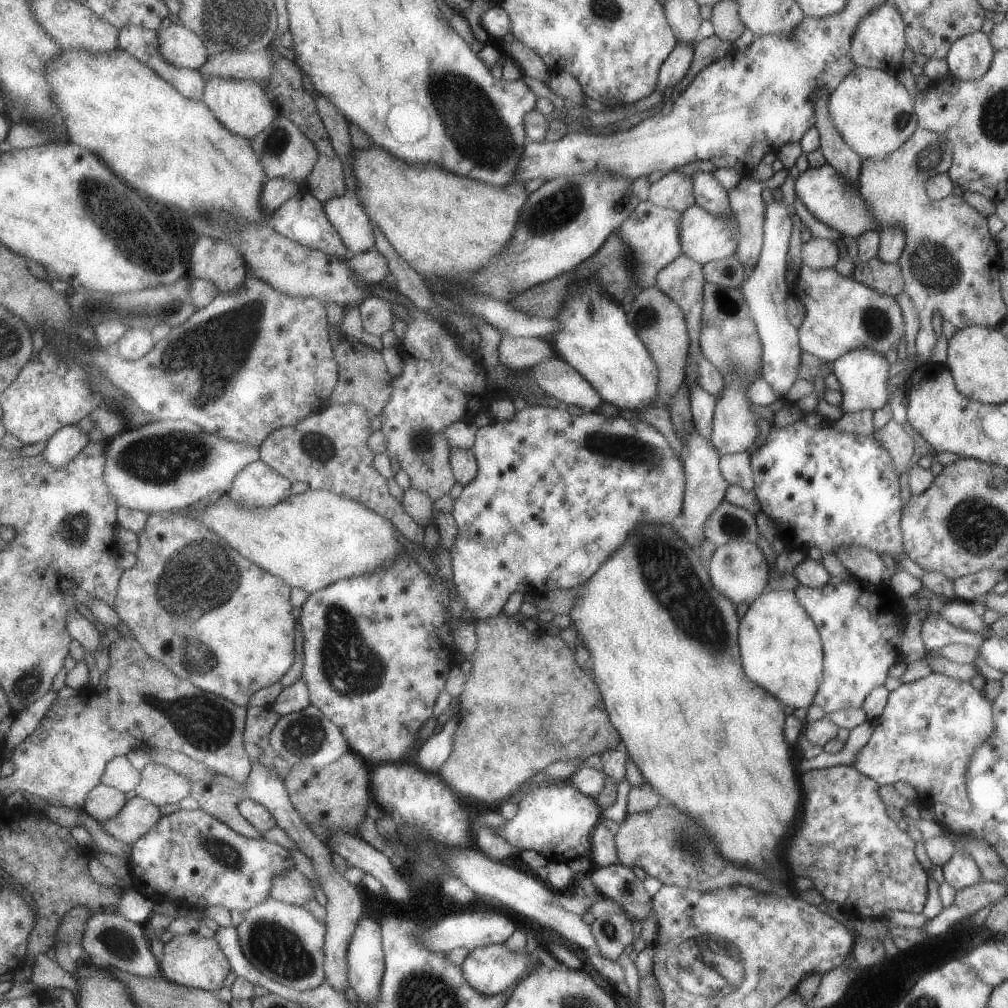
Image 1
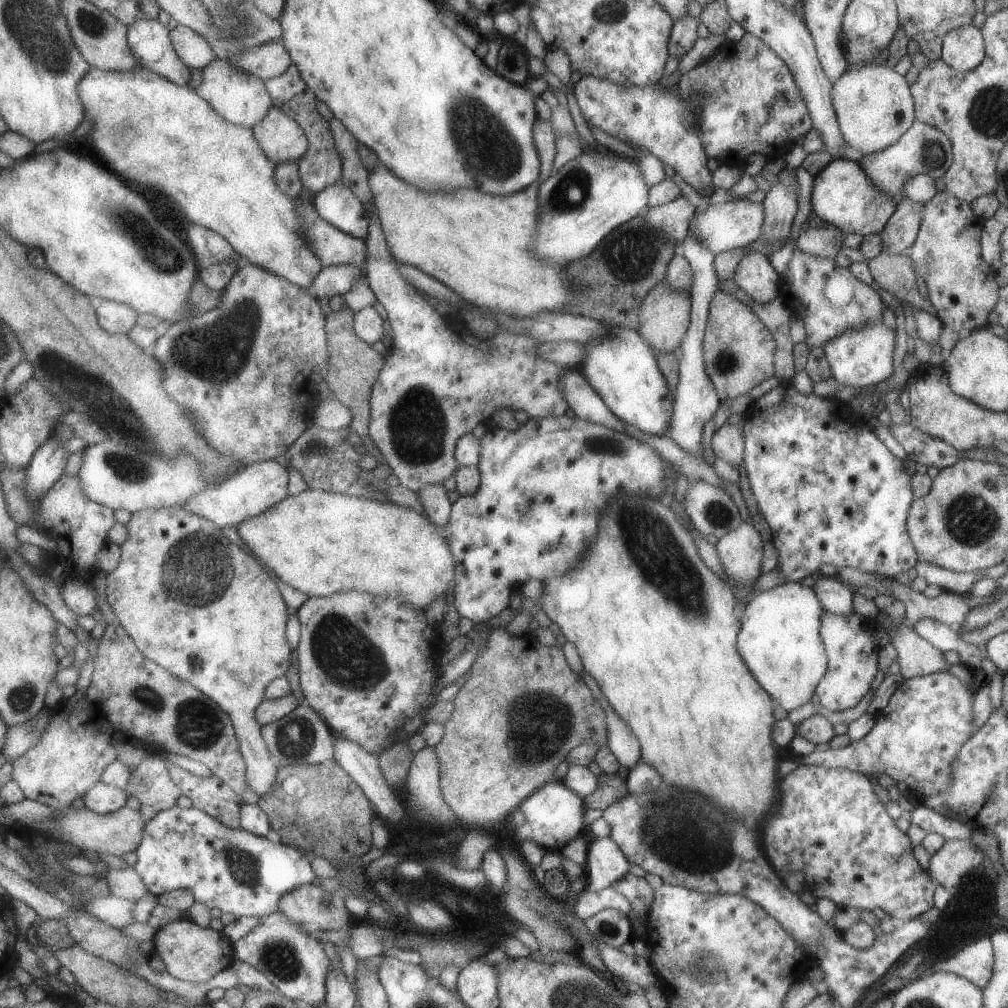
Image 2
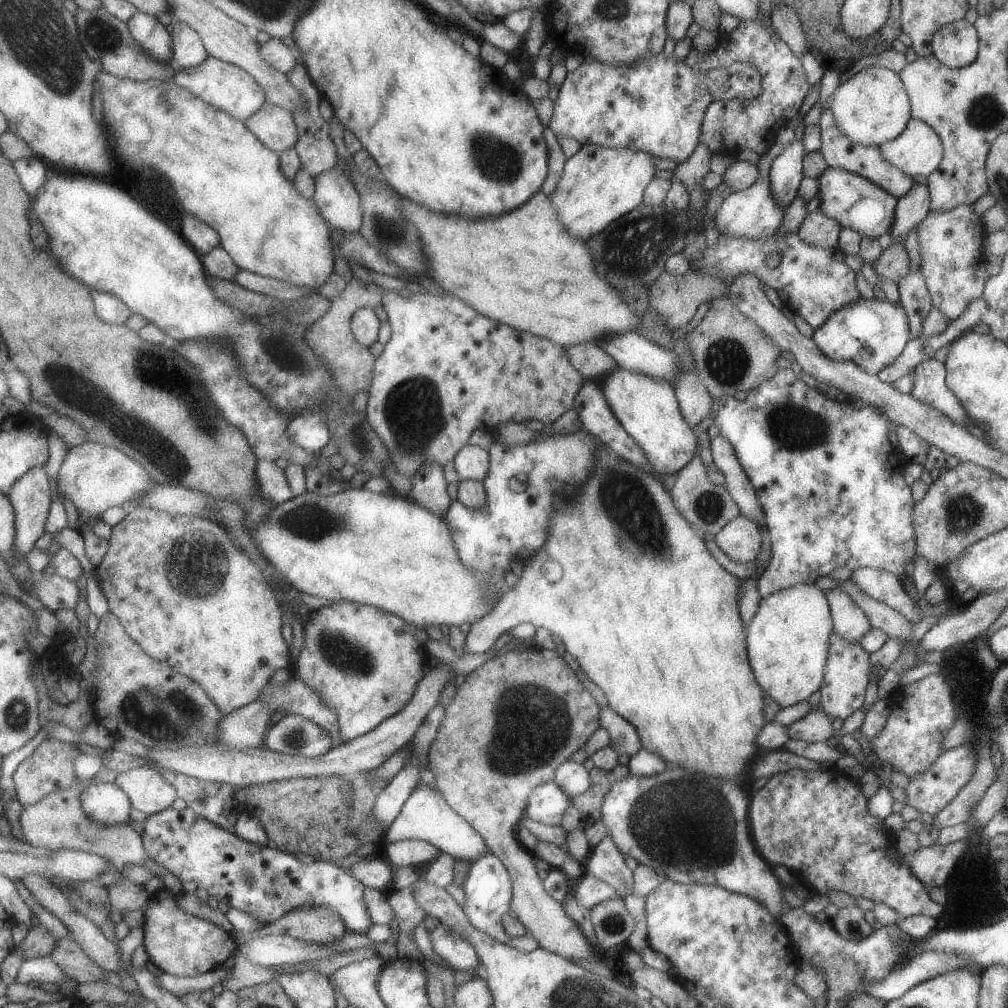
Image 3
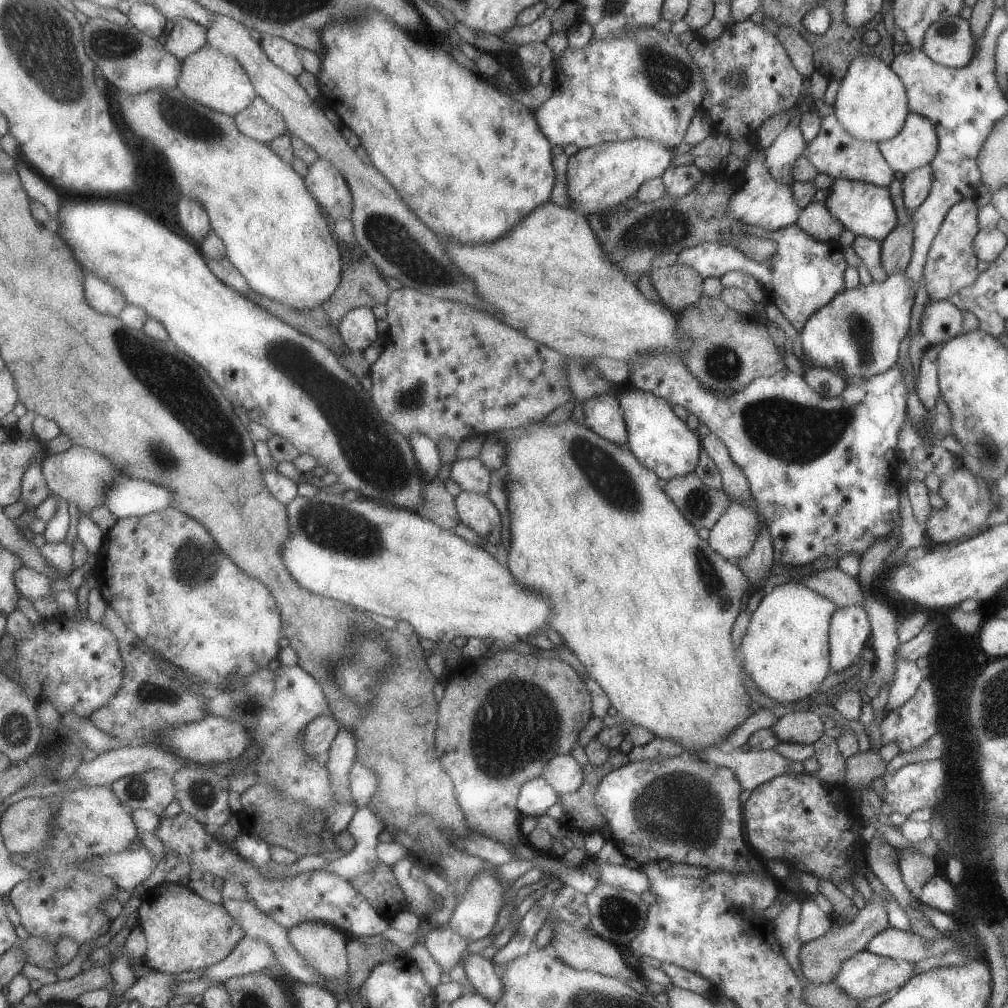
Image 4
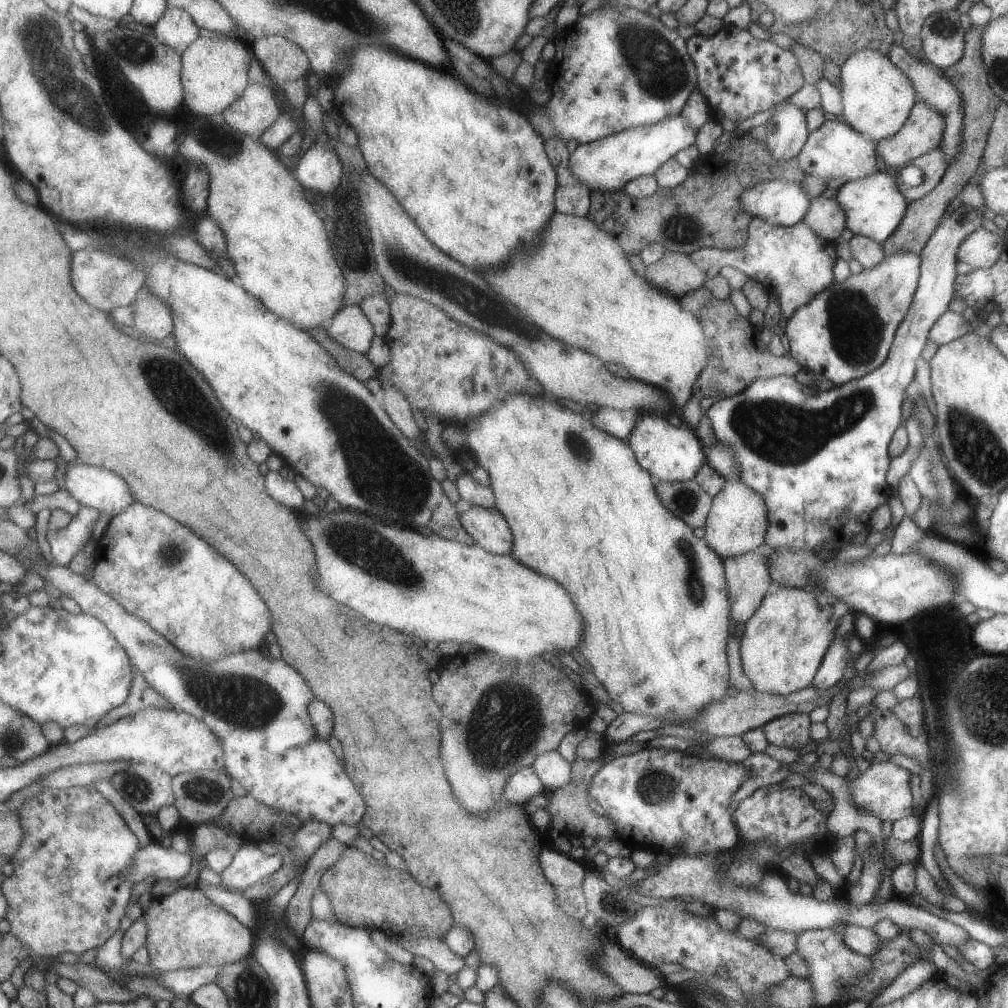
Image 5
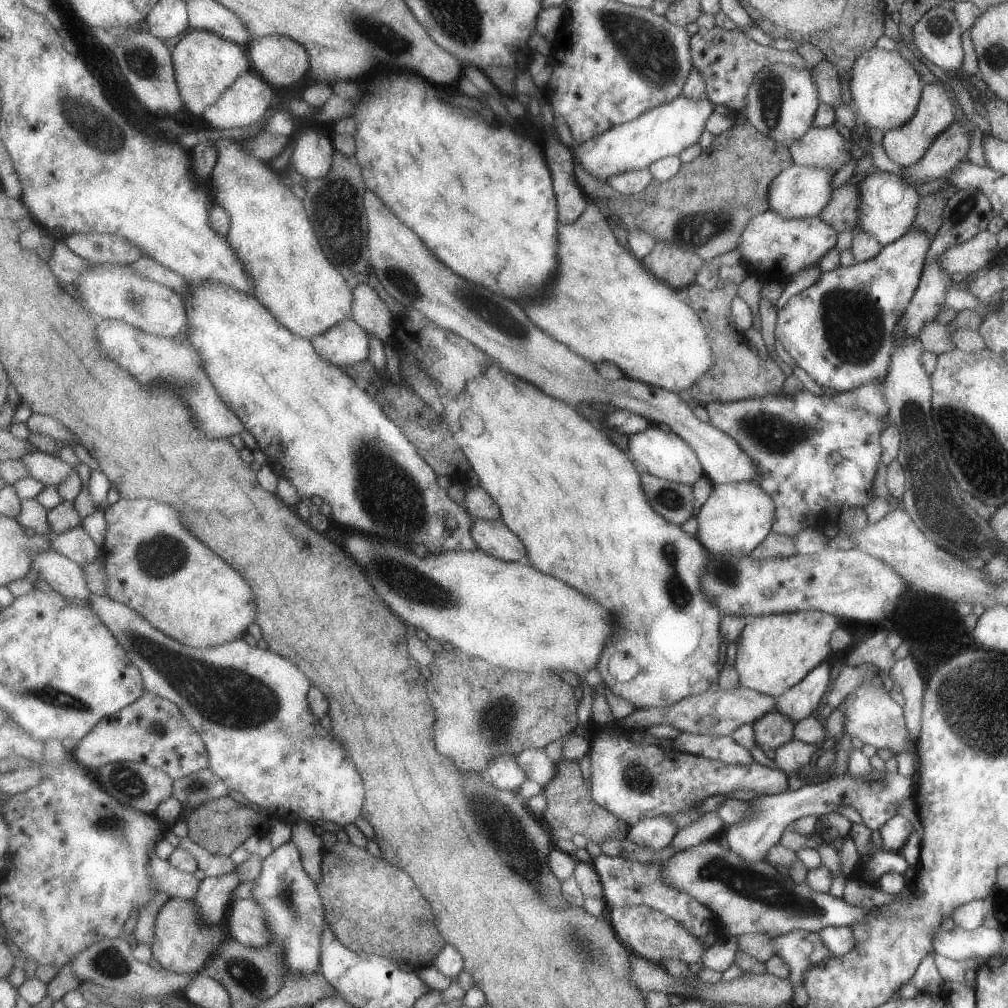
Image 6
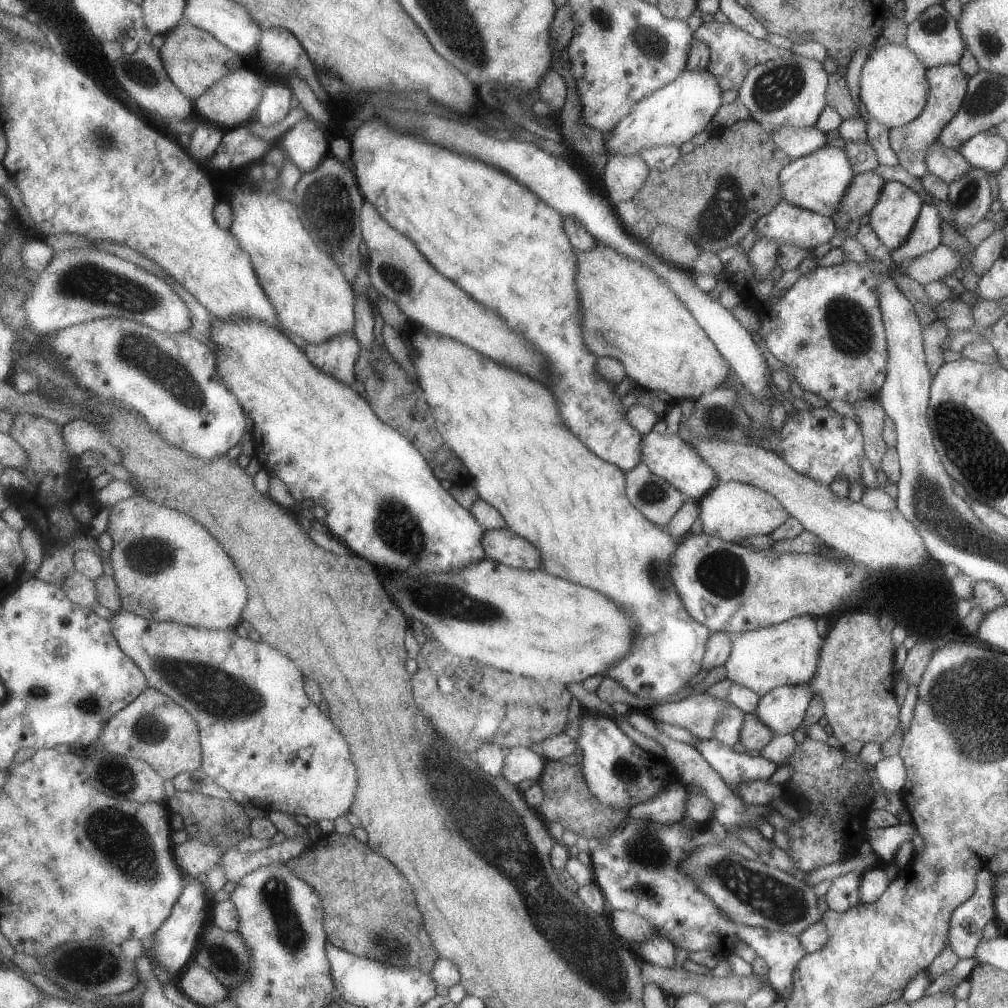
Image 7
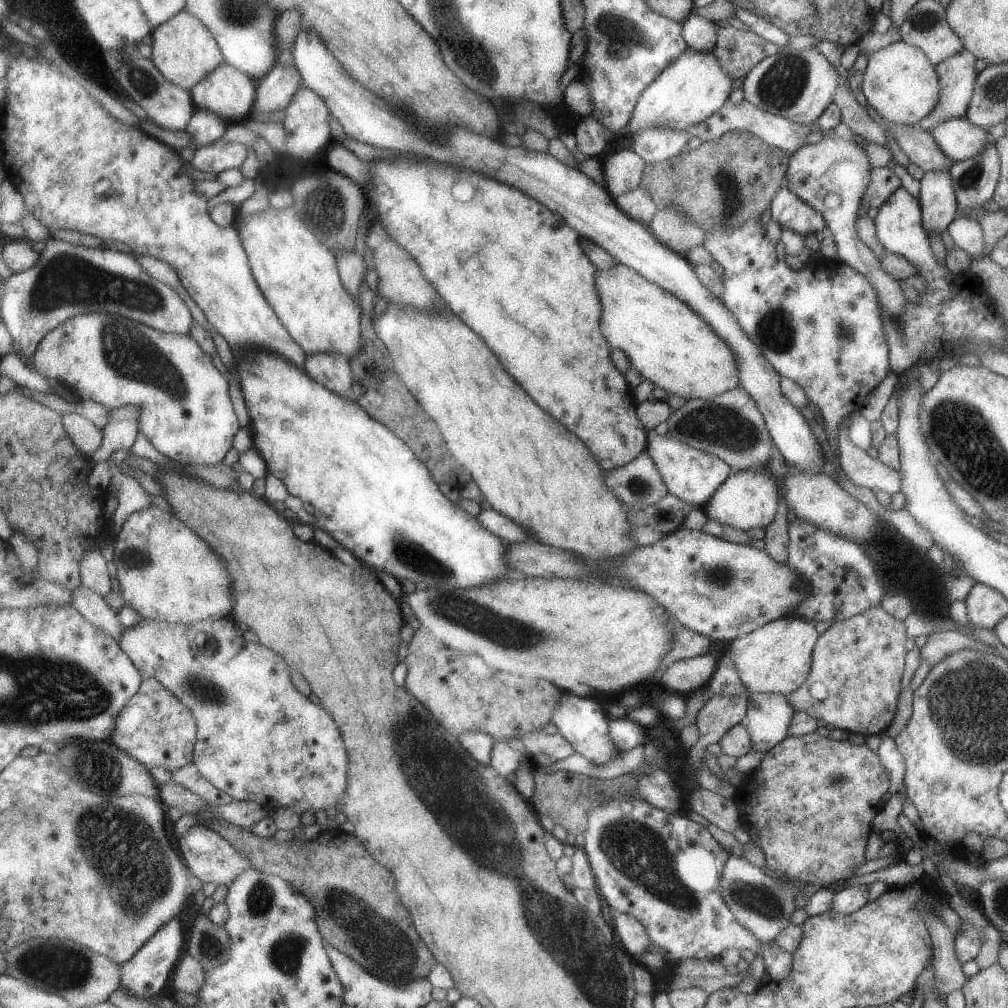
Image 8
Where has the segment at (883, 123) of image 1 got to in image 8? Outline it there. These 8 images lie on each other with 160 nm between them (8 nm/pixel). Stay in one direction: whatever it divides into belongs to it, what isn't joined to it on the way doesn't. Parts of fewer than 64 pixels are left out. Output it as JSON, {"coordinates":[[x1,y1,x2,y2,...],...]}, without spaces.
{"coordinates":[[900,41,871,54,862,83,867,103,887,122,908,126,924,120,940,98,940,80,926,53]]}

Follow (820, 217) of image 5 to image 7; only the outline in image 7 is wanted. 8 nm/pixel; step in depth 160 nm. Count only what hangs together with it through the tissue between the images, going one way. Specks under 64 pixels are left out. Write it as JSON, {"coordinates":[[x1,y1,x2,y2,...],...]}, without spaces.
{"coordinates":[[874,171,855,174,831,218,836,226,836,236,830,240,832,247,842,246,852,220,860,219,874,208,884,183,884,178]]}

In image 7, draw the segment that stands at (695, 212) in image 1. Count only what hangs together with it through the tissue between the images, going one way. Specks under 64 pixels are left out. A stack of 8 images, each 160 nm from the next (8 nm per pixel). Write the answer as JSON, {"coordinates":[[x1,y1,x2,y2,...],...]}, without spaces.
{"coordinates":[[828,144,812,154,793,159,782,168,779,174,781,195,783,200,791,205,832,218,842,195,854,177,855,172,847,152]]}

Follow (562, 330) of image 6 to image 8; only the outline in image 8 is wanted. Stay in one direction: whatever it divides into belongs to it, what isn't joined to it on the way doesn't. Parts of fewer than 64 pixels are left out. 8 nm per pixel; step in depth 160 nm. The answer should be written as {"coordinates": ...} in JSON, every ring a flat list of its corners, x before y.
{"coordinates":[[616,263,606,270,597,269,595,286,602,305,600,326,602,336,613,349,622,351,631,368,638,370,643,379,663,388,668,395,684,400,709,399,740,386,737,362,731,348,686,303,658,284,649,281,625,264]]}

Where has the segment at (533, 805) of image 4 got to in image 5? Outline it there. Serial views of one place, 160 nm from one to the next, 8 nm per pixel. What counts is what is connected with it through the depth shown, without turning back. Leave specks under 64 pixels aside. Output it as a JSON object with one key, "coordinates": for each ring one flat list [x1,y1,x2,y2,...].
{"coordinates":[[532,767,519,770,510,778,510,786,506,786,506,798,510,798,512,804,524,807,536,794,547,794,545,784,538,778]]}

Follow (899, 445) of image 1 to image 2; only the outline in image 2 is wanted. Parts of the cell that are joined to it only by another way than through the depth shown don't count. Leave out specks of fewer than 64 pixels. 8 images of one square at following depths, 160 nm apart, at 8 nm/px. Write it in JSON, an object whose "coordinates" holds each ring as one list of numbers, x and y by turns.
{"coordinates":[[911,423,891,425,889,429,906,454,916,463,920,462,928,467,937,466,943,469,952,466,960,459,959,450,947,442,939,441,923,433]]}

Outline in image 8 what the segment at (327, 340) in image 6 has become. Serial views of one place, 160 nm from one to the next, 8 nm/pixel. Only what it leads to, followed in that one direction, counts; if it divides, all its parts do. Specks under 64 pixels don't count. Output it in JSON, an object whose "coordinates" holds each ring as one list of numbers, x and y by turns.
{"coordinates":[[314,354,308,357,306,369,312,378,316,378,322,386,338,392,344,398,352,396,352,388,356,384,353,362,342,354]]}

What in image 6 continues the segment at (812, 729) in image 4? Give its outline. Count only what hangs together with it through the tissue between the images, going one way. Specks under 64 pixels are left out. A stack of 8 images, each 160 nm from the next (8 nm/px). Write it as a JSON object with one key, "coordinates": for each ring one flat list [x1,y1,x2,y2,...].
{"coordinates":[[780,711,762,715,754,724,755,739,763,750,785,745,795,738,795,722]]}

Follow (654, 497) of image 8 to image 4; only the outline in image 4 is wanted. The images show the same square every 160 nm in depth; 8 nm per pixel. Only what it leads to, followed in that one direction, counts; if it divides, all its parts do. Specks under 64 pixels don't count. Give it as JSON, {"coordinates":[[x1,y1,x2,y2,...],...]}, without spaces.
{"coordinates":[[695,472,671,478,664,490,684,518,697,529,711,530,731,505,724,489,706,486]]}

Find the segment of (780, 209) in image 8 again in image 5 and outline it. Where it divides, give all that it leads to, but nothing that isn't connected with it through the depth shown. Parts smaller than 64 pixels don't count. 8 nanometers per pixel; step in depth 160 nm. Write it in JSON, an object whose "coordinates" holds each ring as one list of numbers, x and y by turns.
{"coordinates":[[752,218,749,222,749,239,743,249,698,249,690,253,689,257,704,272,712,266,719,269,732,266,753,281,762,283,770,295,778,298,781,316,788,322,795,310,808,304,835,281,832,268,839,256,835,243,822,240,804,221,785,227,771,225,764,219]]}

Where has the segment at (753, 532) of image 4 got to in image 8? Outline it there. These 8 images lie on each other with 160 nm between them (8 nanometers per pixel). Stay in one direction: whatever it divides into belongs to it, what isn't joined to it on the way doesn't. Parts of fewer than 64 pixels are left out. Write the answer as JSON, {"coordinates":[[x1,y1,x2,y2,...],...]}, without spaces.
{"coordinates":[[746,470,733,472,710,497,703,510,708,519,743,531,767,528,778,510,778,486,770,472]]}

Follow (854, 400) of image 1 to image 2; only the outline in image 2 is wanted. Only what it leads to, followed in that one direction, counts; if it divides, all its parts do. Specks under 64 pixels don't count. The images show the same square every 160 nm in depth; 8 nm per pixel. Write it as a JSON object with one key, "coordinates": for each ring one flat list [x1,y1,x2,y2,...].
{"coordinates":[[884,323,849,329,843,335,824,343,825,350,833,376,841,386,852,388,876,387,894,372,892,356,894,356,894,344,896,344,896,330,892,331]]}

